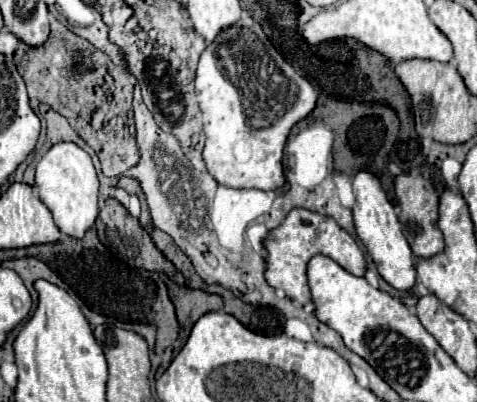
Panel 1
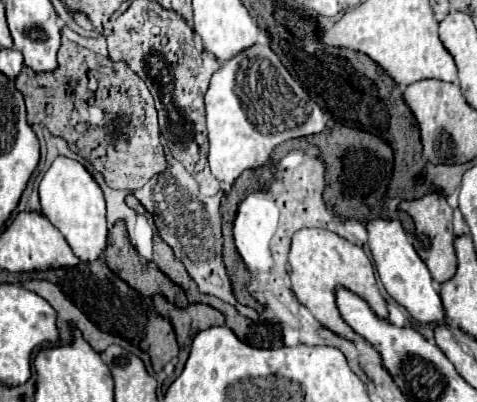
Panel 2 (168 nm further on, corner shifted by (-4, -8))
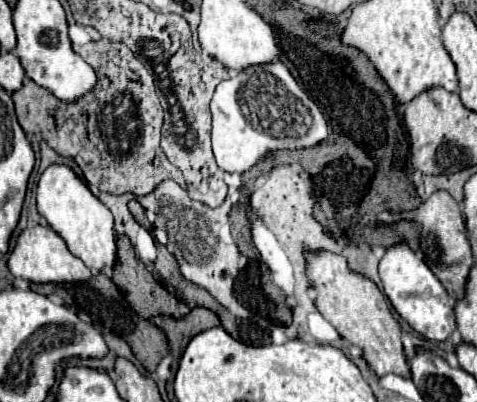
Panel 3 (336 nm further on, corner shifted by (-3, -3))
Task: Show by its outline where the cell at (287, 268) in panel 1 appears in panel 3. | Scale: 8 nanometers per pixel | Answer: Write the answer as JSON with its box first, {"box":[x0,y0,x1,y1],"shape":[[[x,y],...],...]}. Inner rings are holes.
{"box":[306,251,410,379],"shape":[[[320,251],[316,255],[308,253],[306,259],[308,259],[308,279],[320,293],[316,299],[316,307],[324,315],[324,319],[328,319],[350,345],[362,349],[362,357],[378,377],[394,373],[410,379],[410,365],[402,353],[400,325],[390,313],[388,303],[380,293],[380,289],[370,279],[350,271],[346,259],[342,259],[340,255]]]}

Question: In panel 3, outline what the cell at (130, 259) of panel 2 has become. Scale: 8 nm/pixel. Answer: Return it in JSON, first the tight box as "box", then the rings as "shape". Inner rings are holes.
{"box":[112,237,190,319],"shape":[[[118,237],[118,263],[114,267],[114,277],[112,281],[116,283],[116,287],[120,291],[126,291],[126,301],[130,303],[130,307],[142,317],[142,319],[152,319],[156,315],[168,315],[168,317],[174,317],[174,319],[180,319],[184,315],[190,313],[190,307],[182,301],[178,301],[174,295],[170,295],[156,279],[152,273],[146,271],[146,267],[142,265],[142,261],[136,259],[134,255],[134,249],[130,245],[130,239],[128,237]]]}

